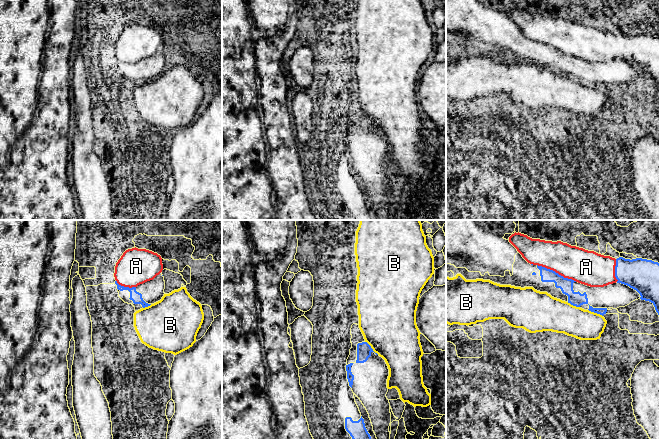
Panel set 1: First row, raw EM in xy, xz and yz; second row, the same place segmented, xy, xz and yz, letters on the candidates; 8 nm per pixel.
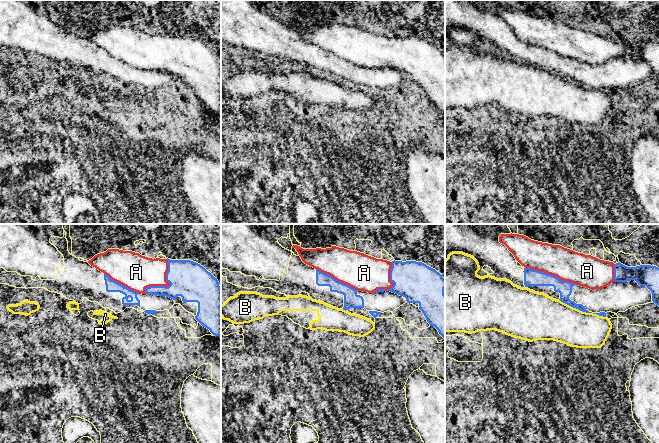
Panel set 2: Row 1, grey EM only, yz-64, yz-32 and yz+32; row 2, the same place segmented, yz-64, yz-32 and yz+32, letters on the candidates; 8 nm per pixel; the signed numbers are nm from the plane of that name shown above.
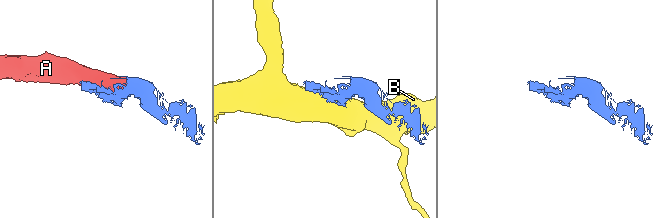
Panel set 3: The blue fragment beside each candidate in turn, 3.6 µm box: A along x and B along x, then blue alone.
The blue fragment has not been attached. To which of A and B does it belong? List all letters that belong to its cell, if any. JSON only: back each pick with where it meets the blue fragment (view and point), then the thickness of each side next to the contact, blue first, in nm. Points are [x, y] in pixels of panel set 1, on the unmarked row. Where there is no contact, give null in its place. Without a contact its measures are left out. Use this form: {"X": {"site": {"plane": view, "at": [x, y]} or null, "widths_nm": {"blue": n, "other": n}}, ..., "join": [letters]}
{"join": []}

